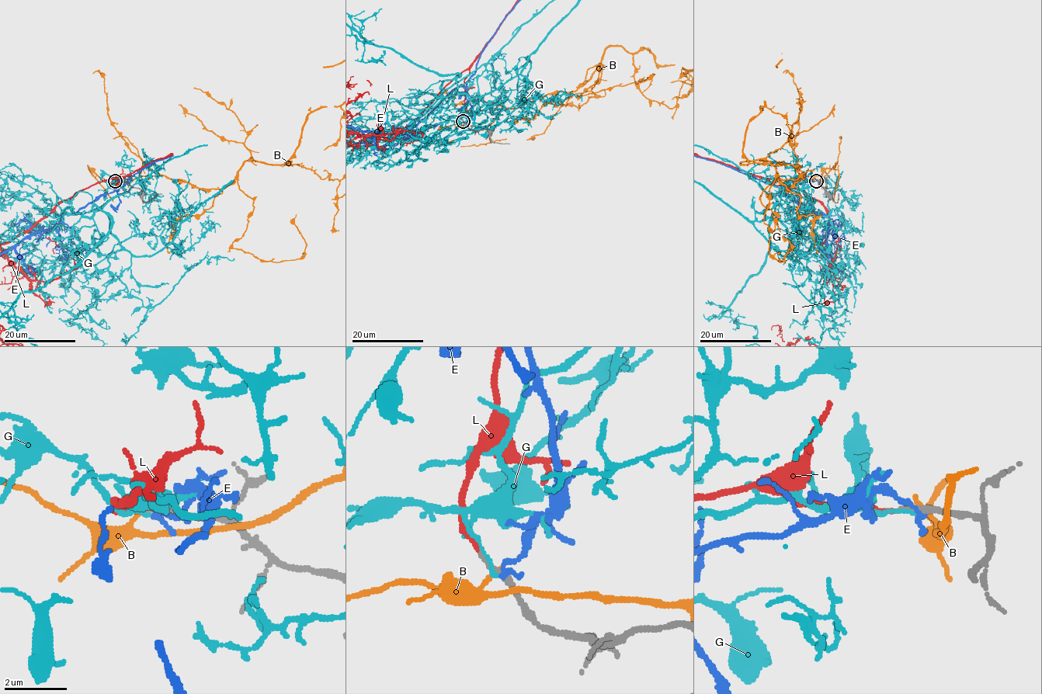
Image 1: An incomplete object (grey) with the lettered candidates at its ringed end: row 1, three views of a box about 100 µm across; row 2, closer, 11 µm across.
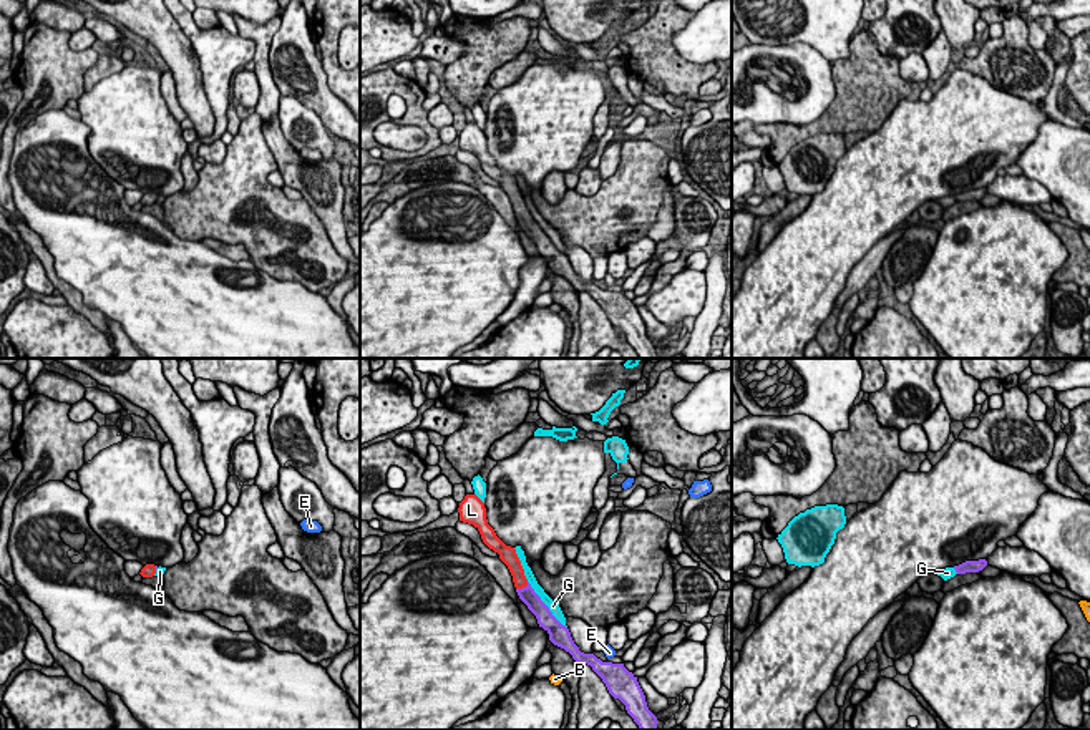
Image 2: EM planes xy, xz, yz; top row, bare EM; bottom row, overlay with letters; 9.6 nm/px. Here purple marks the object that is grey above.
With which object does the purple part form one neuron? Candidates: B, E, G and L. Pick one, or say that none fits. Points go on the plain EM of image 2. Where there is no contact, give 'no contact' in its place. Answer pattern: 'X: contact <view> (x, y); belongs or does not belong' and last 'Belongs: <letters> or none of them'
B: no contact; does not belong
E: no contact; does not belong
G: contact xz (544, 233); does not belong
L: contact xz (523, 216); belongs
Belongs: L

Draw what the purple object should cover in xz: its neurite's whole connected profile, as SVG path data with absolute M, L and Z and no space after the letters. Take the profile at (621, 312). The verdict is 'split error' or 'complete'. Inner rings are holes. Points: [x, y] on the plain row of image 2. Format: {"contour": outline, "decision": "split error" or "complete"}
{"contour": "M466 123L460 131L458 141L460 149L473 153L479 159L483 171L499 182L499 187L508 194L513 204L519 227L536 244L539 256L549 262L549 269L569 280L577 292L591 294L606 312L609 322L625 333L627 342L640 358L659 358L657 345L649 338L637 305L629 300L624 292L602 290L594 282L584 282L579 279L569 257L552 244L549 236L528 211L516 178L506 174L488 153L484 131L476 123Z", "decision": "split error"}

